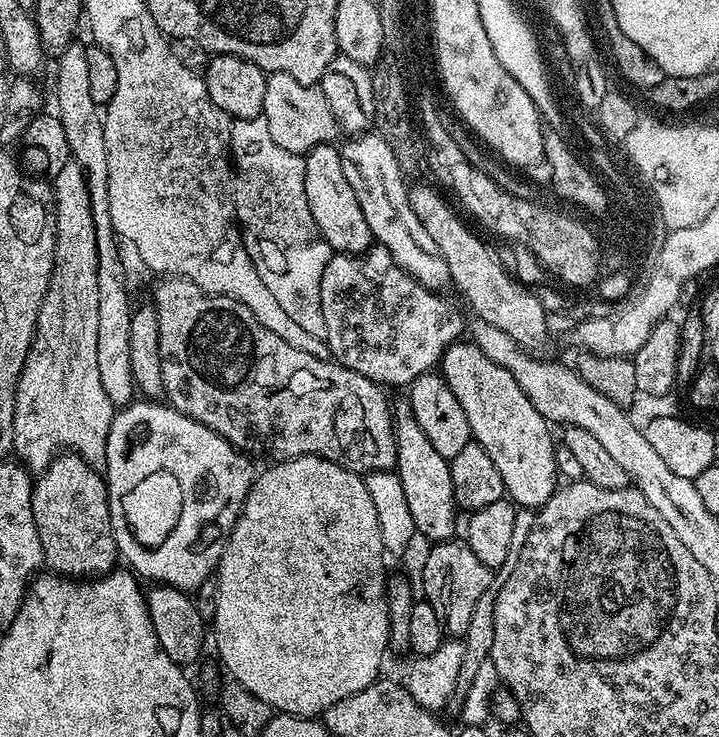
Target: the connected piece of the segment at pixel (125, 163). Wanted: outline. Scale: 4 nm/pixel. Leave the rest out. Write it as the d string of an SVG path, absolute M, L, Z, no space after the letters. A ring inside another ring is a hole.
M159 39L126 40L117 49L108 51L118 69L118 90L114 90L114 98L110 98L102 119L109 163L110 215L117 237L132 243L146 267L164 272L160 274L183 276L211 296L232 296L240 300L266 330L274 330L274 334L290 342L290 346L298 346L298 350L306 350L320 360L329 359L327 343L302 330L302 326L278 306L246 250L236 219L234 165L230 159L232 120L210 102L203 75L182 66L169 52L169 41Z

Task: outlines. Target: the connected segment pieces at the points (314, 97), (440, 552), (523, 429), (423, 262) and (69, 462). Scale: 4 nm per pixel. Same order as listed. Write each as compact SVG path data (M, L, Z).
M274 72L268 76L262 119L266 122L266 126L270 126L270 134L274 142L282 146L282 150L307 154L319 144L333 143L337 139L335 136L338 136L338 125L330 110L330 102L320 93L319 87L298 82L298 78L290 78L290 74L285 72Z
M463 539L442 540L431 545L423 571L422 596L430 606L434 606L434 614L438 614L438 622L442 622L445 637L463 638L470 626L470 618L474 615L474 606L478 598L482 598L486 586L492 584L493 575L493 569L482 566L474 550L470 550Z
M474 343L450 345L440 359L438 371L450 390L454 390L462 410L466 410L473 441L481 444L490 454L490 462L498 466L507 499L520 508L539 510L558 487L556 444L549 421L534 410L534 402L522 394L522 386L514 382L510 370L486 358Z
M369 130L345 141L345 144L339 145L342 174L346 174L346 182L350 182L354 198L358 198L358 206L362 206L362 215L366 217L366 226L370 226L373 241L379 247L390 250L397 266L403 272L409 272L422 286L433 290L449 287L452 284L450 270L434 238L426 234L418 214L414 214L410 206L409 185L398 166L398 158L394 158L394 150L390 150L388 143L376 130Z
M60 454L35 477L32 486L34 526L42 542L44 564L58 574L103 574L118 562L110 526L108 485L95 467L75 454Z

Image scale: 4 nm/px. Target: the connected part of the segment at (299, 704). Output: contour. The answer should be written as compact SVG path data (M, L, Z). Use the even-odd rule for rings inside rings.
M296 456L292 460L280 460L273 468L257 475L252 481L252 489L240 508L240 517L232 533L228 535L226 546L222 550L220 564L216 567L216 613L210 621L210 628L216 631L216 652L224 663L235 683L246 686L250 694L262 698L277 713L285 712L291 716L319 717L334 702L342 702L342 698L350 698L350 694L358 694L366 690L381 675L380 667L384 664L384 651L388 648L388 576L384 572L384 543L378 530L378 510L374 510L374 502L370 498L370 490L365 477L358 472L343 468L334 460L325 456Z

